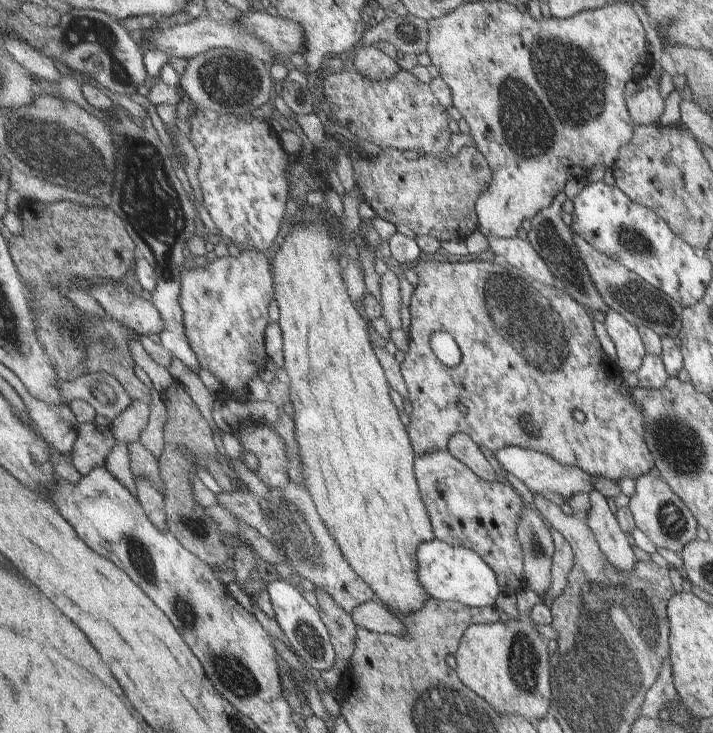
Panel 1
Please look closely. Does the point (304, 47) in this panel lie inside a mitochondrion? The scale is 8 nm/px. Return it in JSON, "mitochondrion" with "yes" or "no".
{"mitochondrion":"no"}

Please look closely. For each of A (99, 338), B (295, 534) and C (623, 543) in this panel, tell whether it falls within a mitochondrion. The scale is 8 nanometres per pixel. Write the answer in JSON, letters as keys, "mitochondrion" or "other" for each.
{"A":"mitochondrion","B":"mitochondrion","C":"other"}

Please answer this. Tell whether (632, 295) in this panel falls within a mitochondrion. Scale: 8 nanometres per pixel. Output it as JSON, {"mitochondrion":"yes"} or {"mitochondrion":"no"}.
{"mitochondrion":"yes"}

